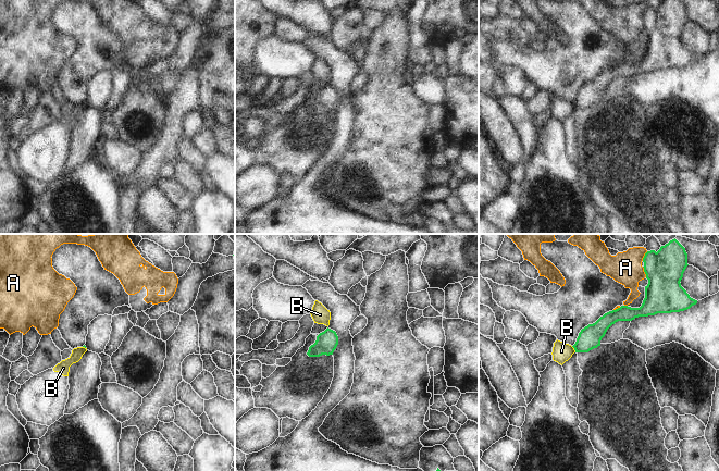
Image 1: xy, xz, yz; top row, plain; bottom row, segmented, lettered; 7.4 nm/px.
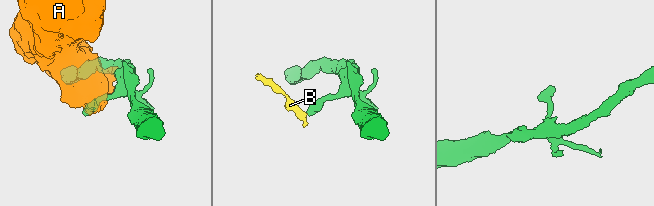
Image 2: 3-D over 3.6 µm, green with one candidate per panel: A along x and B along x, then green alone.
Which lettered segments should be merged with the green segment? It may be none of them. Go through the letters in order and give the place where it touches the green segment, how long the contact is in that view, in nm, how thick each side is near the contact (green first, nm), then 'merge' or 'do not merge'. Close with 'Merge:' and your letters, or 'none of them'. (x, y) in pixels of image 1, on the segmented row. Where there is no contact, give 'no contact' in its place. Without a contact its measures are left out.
A: yz (644, 271) | 90 nm | 280/240 nm | do not merge
B: yz (574, 349) | 60 nm | 170/140 nm | do not merge
Merge: none of them

